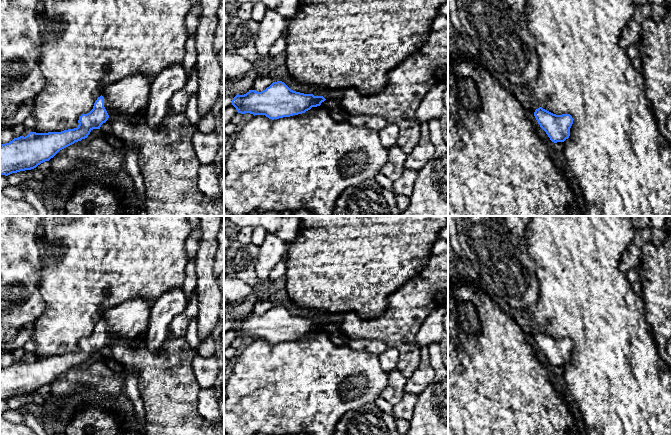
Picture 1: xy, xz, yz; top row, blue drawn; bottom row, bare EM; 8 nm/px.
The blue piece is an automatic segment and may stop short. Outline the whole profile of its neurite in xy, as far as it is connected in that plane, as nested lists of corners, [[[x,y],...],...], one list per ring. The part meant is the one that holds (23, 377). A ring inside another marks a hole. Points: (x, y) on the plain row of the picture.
[[[143,298],[126,300],[104,312],[93,333],[79,341],[77,352],[61,356],[30,356],[25,361],[0,368],[0,399],[34,393],[60,374],[87,362],[93,353],[111,358],[112,340],[137,338],[147,330],[151,308],[152,304]]]

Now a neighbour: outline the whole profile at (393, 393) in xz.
[[[395,369],[388,373],[388,385],[381,392],[380,398],[385,399],[391,404],[398,403],[404,396],[404,386],[406,384],[407,378],[403,374]]]

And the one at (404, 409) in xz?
[[[405,393],[403,398],[394,404],[392,416],[395,419],[403,419],[410,422],[414,414],[417,398],[417,395]]]

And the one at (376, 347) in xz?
[[[350,340],[349,345],[353,350],[361,353],[381,355],[388,349],[386,343],[378,340]]]

